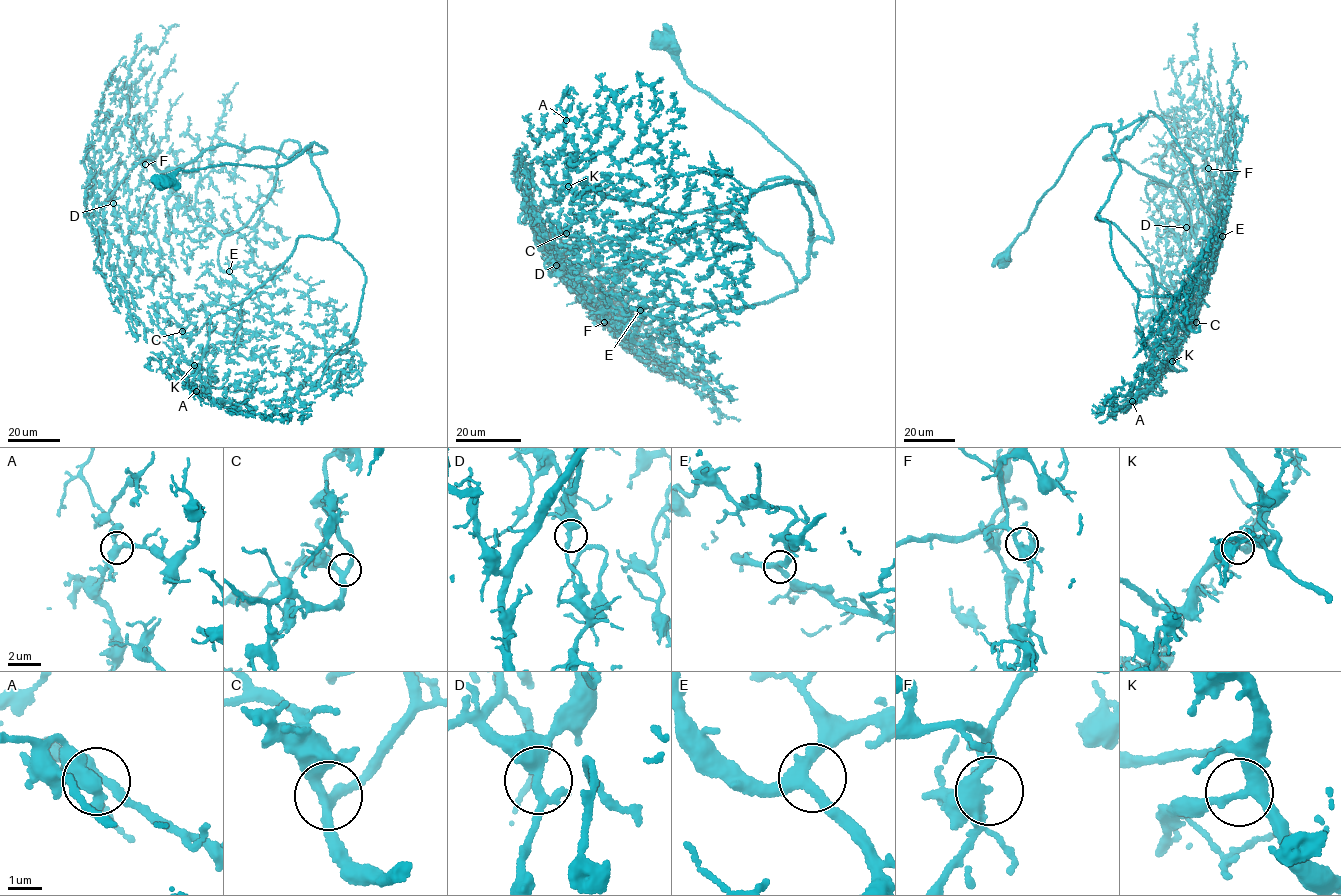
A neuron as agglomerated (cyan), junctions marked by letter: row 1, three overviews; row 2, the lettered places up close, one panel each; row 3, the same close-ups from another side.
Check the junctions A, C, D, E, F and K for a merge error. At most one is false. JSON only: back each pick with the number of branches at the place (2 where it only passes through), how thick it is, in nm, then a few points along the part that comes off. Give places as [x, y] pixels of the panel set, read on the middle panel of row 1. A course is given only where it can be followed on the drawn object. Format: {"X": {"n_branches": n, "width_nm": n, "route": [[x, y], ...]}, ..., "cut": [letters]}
{"cut": []}

